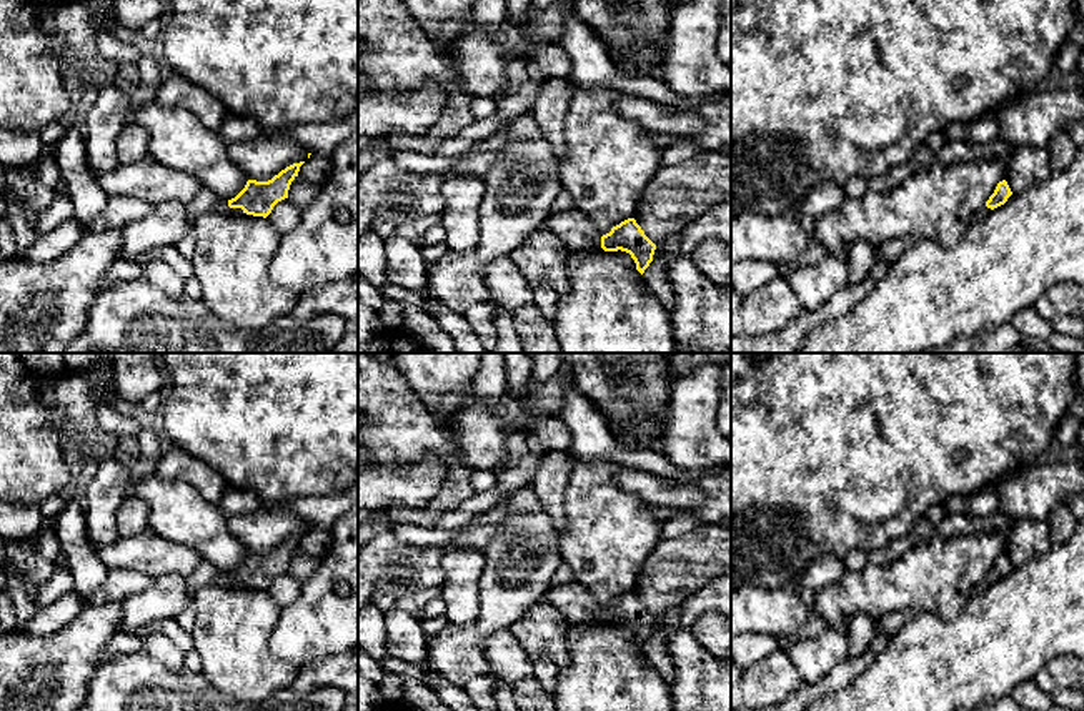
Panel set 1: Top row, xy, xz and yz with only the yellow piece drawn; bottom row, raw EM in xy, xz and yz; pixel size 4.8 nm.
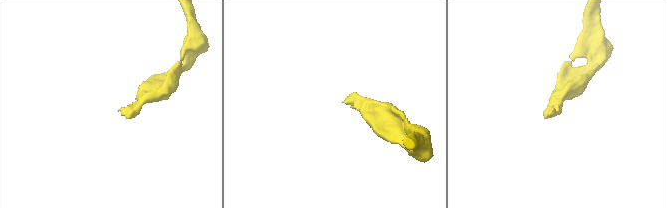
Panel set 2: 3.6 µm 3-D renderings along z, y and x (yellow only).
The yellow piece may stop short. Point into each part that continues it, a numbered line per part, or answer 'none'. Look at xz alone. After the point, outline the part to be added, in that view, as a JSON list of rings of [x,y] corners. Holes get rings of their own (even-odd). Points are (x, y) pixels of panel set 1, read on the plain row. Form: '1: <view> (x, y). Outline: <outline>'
1: xz (571, 600). Outline: [[[578,581],[549,586],[543,598],[573,621],[601,621],[603,606]]]

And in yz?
none

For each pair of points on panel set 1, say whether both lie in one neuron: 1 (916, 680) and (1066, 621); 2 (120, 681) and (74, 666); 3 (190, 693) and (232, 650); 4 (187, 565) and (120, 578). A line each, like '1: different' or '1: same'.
1: same
2: different
3: different
4: different

